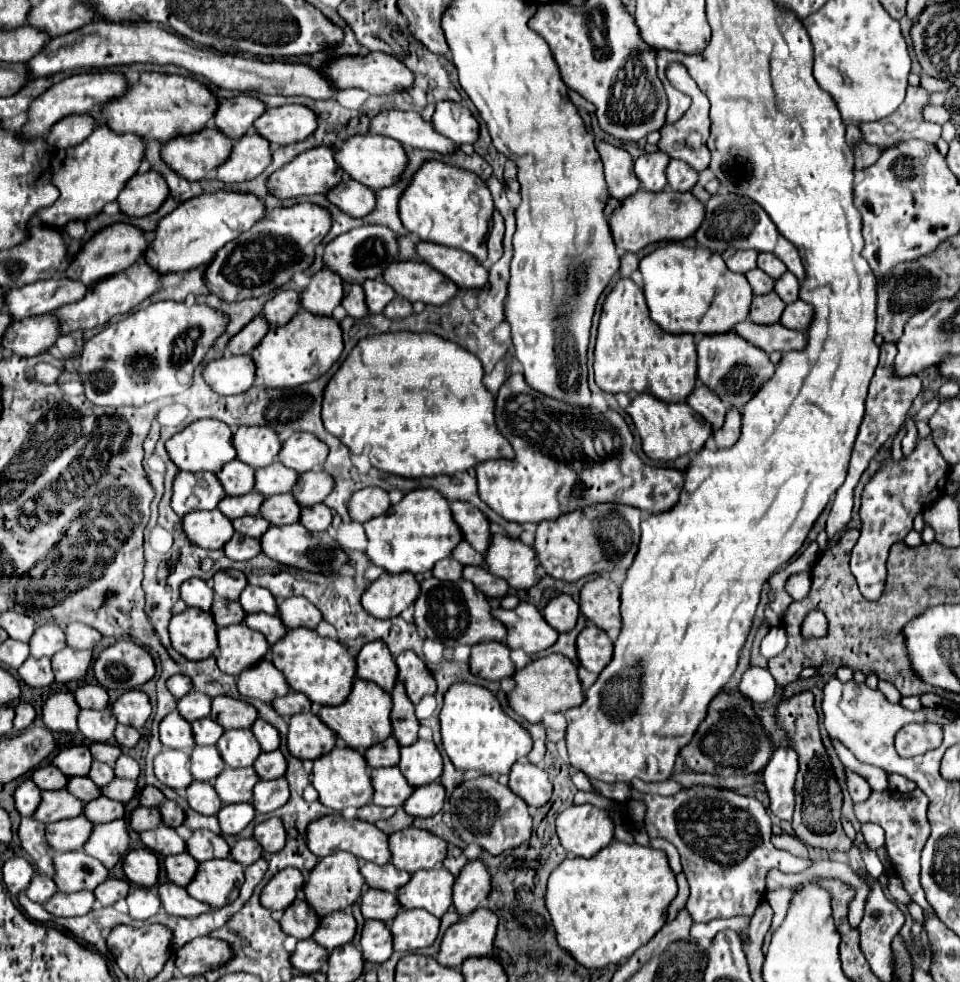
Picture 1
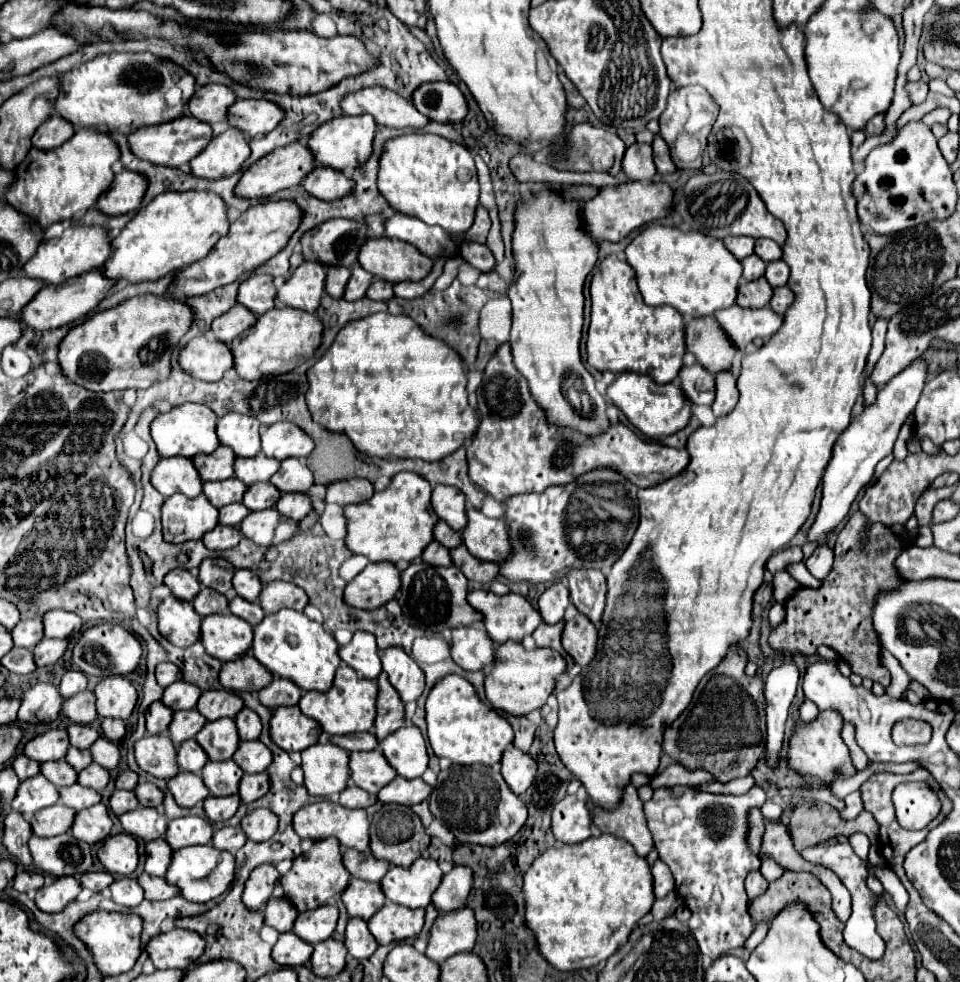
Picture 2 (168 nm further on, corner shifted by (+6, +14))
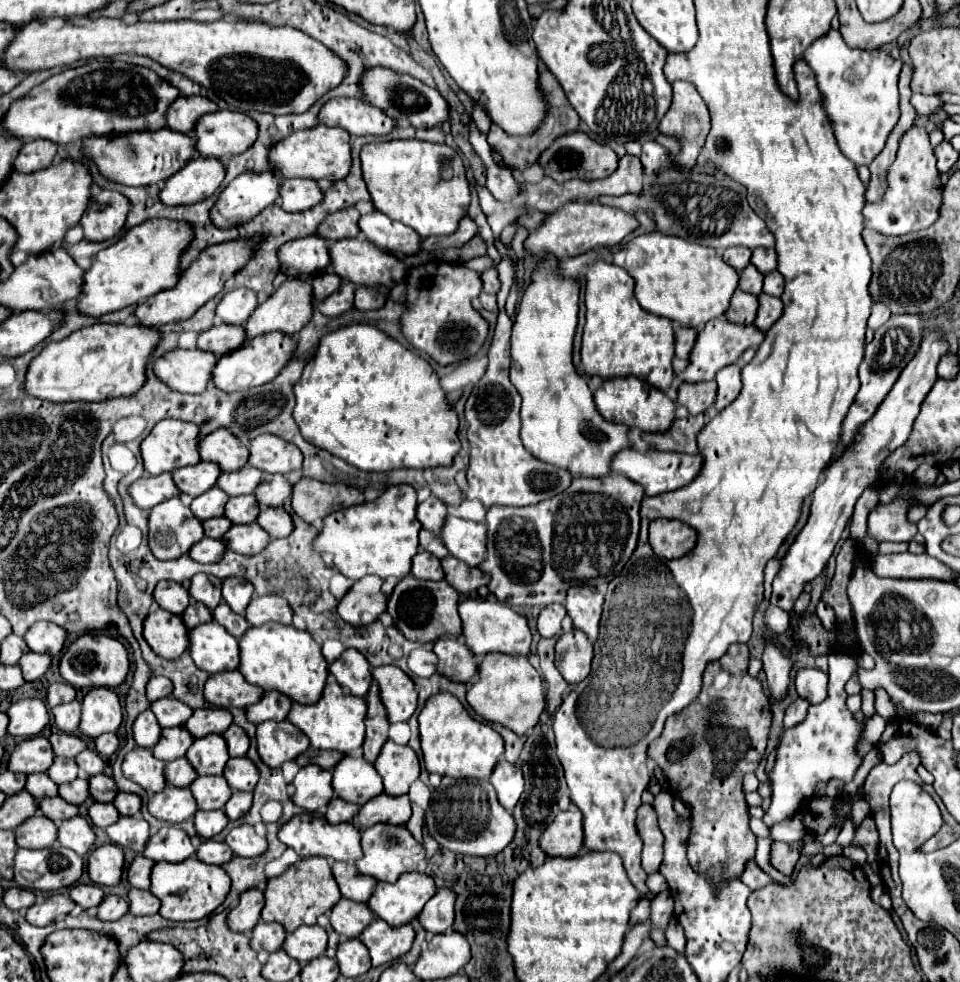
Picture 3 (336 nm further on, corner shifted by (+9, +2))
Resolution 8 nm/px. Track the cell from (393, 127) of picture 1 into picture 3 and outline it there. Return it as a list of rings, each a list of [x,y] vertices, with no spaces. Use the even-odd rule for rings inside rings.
[[[332,98],[332,100],[328,100],[318,112],[318,120],[320,120],[320,124],[326,124],[326,126],[340,126],[350,136],[368,136],[368,134],[386,136],[396,126],[396,120],[390,120],[384,112],[380,112],[378,108],[374,108],[372,104],[368,104],[360,98]]]

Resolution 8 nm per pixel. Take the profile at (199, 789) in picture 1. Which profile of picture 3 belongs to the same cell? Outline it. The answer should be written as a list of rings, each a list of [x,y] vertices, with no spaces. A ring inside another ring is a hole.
[[[166,786],[162,792],[148,798],[148,812],[158,818],[172,824],[180,824],[194,816],[196,802],[192,800],[192,794],[188,788],[172,788]]]

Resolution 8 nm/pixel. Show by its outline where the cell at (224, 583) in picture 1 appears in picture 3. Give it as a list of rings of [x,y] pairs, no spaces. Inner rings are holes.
[[[196,574],[192,578],[192,584],[190,584],[190,596],[196,600],[196,602],[202,602],[206,608],[216,608],[216,604],[220,604],[222,596],[220,596],[220,580],[208,576],[208,574]]]

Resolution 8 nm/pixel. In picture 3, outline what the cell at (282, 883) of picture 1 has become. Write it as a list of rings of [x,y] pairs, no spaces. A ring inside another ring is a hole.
[[[256,888],[242,892],[238,904],[228,912],[226,924],[232,932],[252,930],[260,920],[260,908],[264,908],[264,894]]]

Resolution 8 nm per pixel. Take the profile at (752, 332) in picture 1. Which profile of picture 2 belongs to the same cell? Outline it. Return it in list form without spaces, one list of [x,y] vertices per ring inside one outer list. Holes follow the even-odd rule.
[[[733,304],[731,308],[717,312],[715,318],[719,320],[721,328],[731,336],[731,340],[735,340],[735,346],[739,350],[745,350],[745,346],[751,344],[757,336],[773,336],[783,326],[783,316],[773,312],[771,308],[751,310]]]

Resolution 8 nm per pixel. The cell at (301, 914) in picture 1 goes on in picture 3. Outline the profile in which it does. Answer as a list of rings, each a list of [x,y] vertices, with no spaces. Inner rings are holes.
[[[258,922],[256,928],[252,930],[250,944],[252,944],[252,948],[256,952],[260,948],[264,948],[268,954],[272,954],[278,948],[282,948],[284,938],[286,938],[286,932],[284,932],[284,928],[280,928],[280,924],[264,924],[264,922]]]

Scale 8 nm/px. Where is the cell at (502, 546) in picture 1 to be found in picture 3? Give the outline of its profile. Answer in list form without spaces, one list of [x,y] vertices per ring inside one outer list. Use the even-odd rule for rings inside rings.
[[[446,516],[440,538],[448,552],[468,566],[480,566],[486,554],[486,528],[456,516]]]

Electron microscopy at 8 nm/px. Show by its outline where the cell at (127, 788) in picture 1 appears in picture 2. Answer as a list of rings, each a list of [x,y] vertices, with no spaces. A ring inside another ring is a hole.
[[[91,764],[91,766],[87,766],[85,770],[79,772],[77,782],[87,786],[87,788],[95,788],[95,790],[101,792],[109,784],[109,780],[111,780],[111,772],[107,768],[103,768],[99,764]]]

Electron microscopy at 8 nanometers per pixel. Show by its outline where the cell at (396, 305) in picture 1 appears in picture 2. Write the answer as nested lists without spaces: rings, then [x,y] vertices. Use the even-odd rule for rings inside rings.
[[[375,278],[371,288],[367,290],[367,298],[371,300],[391,300],[393,298],[393,284],[381,278]]]

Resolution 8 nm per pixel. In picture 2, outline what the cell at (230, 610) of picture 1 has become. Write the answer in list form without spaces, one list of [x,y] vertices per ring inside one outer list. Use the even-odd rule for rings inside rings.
[[[201,588],[201,592],[193,600],[193,606],[201,616],[227,614],[229,612],[229,600],[221,592],[217,592],[213,588]]]

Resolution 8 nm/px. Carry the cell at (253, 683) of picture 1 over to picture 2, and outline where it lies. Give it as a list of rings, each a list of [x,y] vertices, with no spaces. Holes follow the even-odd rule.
[[[245,654],[233,662],[225,662],[219,674],[221,684],[231,692],[259,692],[259,688],[265,688],[271,684],[273,674],[255,660],[253,654]]]

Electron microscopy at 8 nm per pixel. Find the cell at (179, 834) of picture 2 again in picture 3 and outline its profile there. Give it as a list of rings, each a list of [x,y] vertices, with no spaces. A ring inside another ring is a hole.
[[[166,824],[156,834],[152,834],[142,852],[142,856],[150,860],[156,860],[156,862],[164,860],[164,862],[174,862],[174,864],[194,854],[196,854],[196,848],[192,846],[188,834],[174,824]]]

